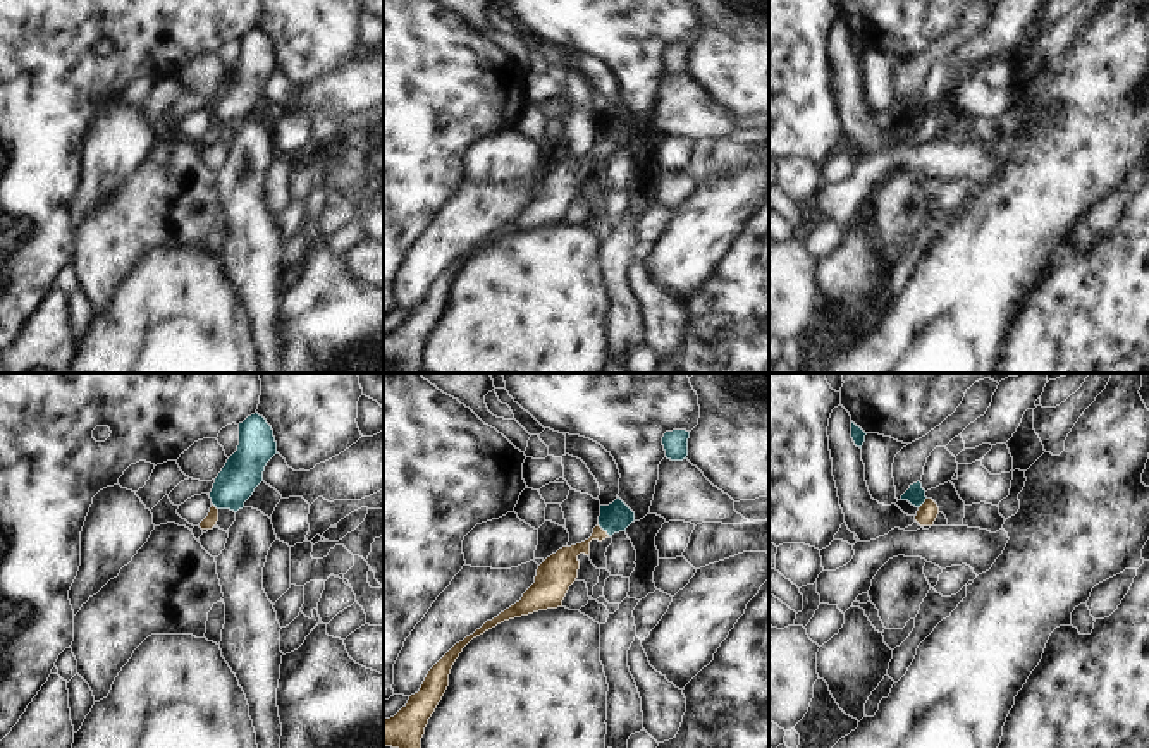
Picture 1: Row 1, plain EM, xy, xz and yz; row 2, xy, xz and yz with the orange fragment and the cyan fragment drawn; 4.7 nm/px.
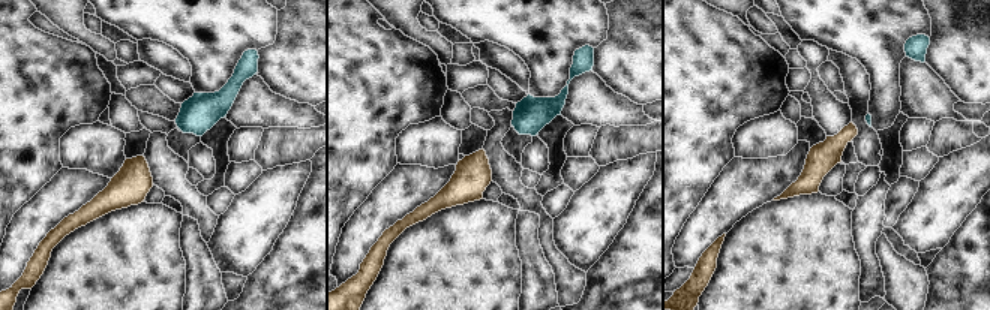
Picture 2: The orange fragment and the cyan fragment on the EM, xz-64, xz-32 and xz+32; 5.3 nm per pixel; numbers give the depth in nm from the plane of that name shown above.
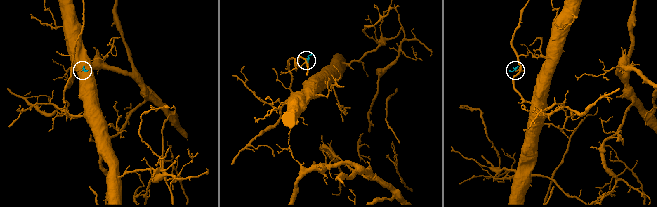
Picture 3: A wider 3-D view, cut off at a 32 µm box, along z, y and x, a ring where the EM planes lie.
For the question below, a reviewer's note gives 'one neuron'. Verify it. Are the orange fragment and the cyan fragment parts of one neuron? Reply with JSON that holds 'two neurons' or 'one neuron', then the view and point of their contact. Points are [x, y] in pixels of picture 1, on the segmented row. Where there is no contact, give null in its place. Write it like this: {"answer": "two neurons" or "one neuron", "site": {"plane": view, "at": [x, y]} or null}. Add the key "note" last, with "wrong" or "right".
{"answer": "one neuron", "site": {"plane": "xz", "at": [602, 530]}, "note": "right"}

